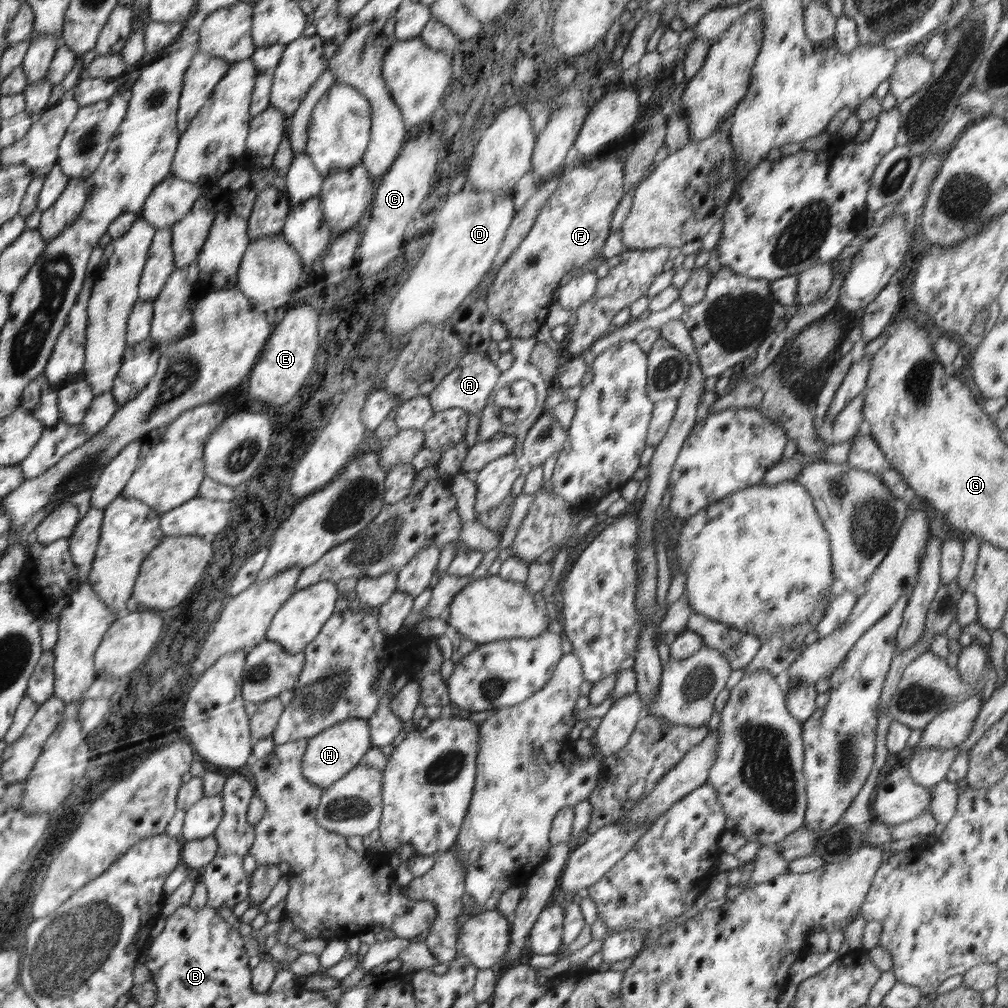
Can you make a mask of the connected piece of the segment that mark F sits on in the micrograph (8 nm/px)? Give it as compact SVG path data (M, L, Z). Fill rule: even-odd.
M613 155L608 160L594 162L594 166L592 164L578 166L564 174L564 182L558 185L554 194L542 207L528 236L522 240L522 243L487 284L490 286L486 297L488 312L491 312L496 320L502 322L507 336L512 338L534 337L545 323L549 307L555 301L555 295L561 283L573 274L574 269L581 268L586 262L596 258L598 252L601 252L610 233L612 214L625 194L624 177L622 160L616 160Z

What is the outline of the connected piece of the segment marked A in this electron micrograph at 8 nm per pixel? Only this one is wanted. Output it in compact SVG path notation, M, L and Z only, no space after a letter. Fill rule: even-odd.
M468 353L460 360L444 379L441 384L428 396L432 411L446 412L452 408L464 409L469 418L482 416L484 407L488 404L488 398L501 376L501 371L491 362L486 354Z

